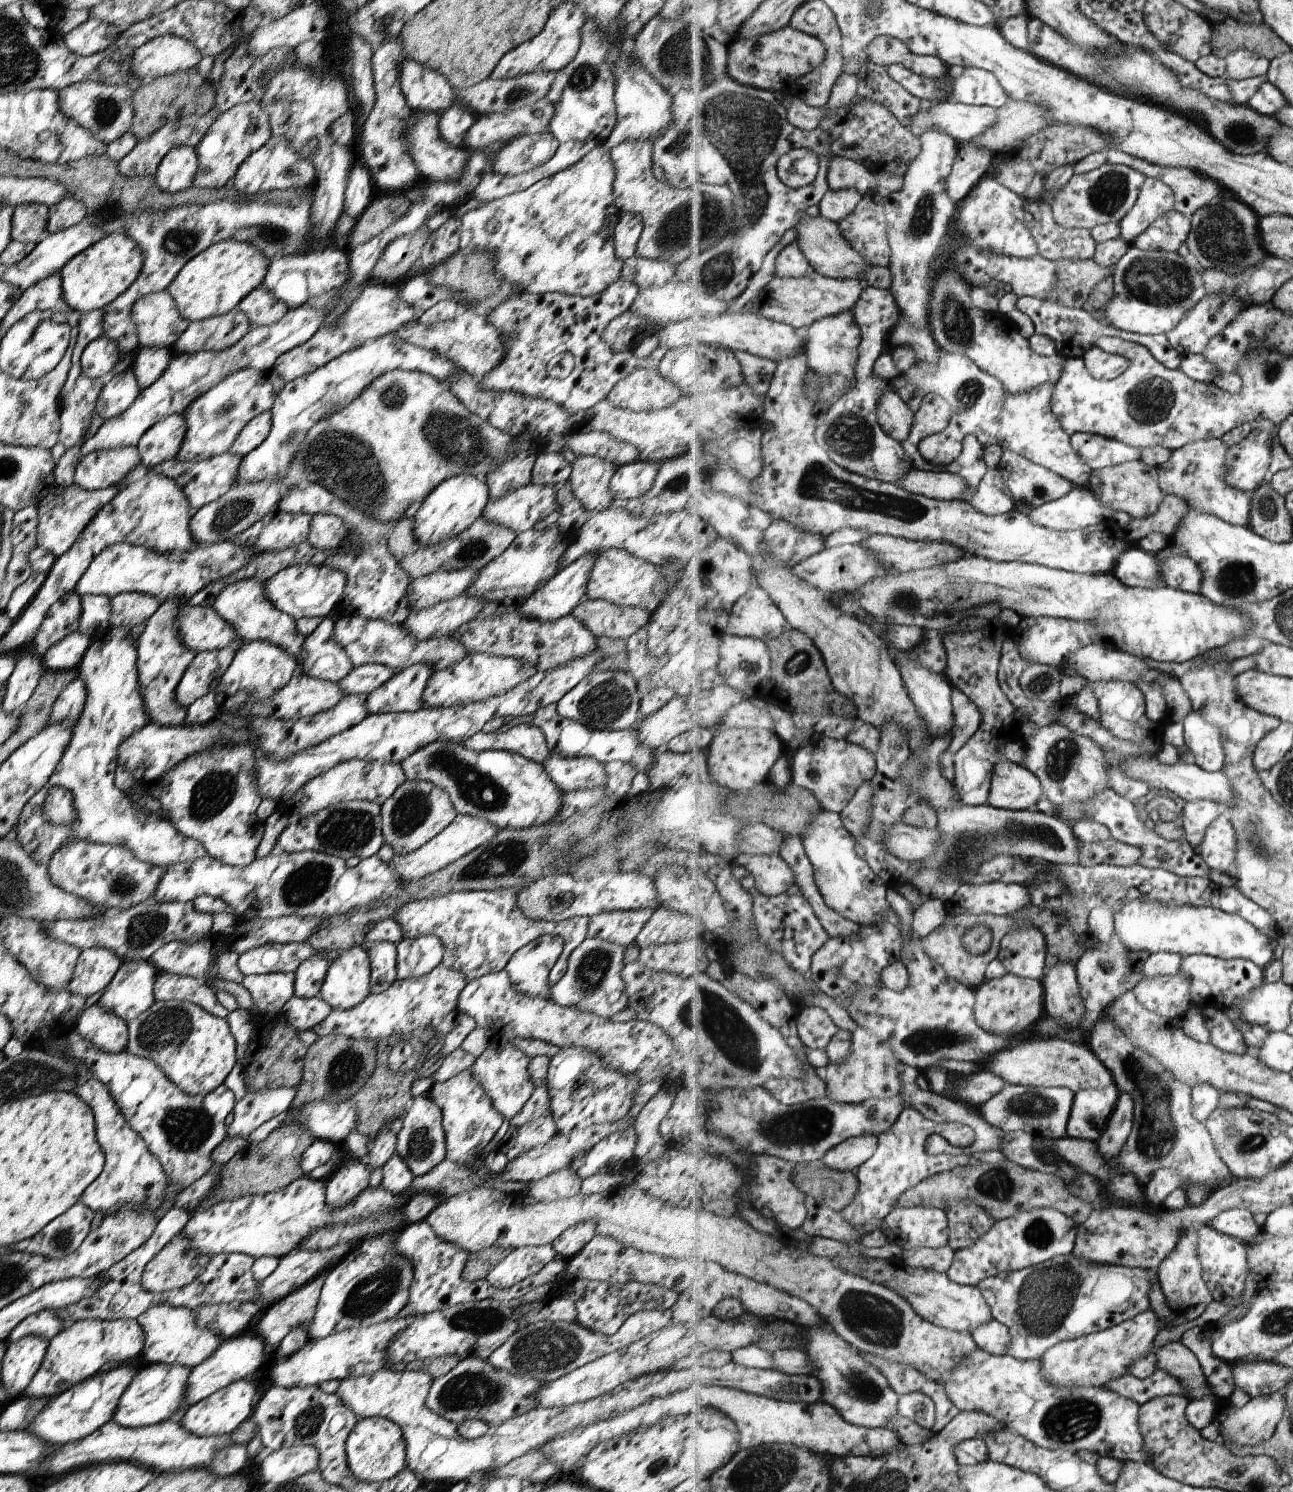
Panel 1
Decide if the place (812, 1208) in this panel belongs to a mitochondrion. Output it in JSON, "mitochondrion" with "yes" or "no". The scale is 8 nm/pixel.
{"mitochondrion":"no"}

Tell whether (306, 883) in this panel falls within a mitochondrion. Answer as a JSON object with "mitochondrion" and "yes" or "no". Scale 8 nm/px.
{"mitochondrion":"yes"}

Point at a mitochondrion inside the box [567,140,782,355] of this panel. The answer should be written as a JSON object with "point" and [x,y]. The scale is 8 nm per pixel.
{"point":[671,235]}

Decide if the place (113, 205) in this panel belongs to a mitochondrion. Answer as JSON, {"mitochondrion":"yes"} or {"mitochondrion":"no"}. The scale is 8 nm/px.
{"mitochondrion":"yes"}

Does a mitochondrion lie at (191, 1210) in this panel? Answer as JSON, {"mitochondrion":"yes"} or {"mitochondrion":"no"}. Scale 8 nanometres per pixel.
{"mitochondrion":"no"}

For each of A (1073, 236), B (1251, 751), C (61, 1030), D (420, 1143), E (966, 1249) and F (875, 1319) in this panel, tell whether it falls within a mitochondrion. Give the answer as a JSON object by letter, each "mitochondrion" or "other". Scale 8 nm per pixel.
{"A":"other","B":"other","C":"other","D":"mitochondrion","E":"other","F":"mitochondrion"}

